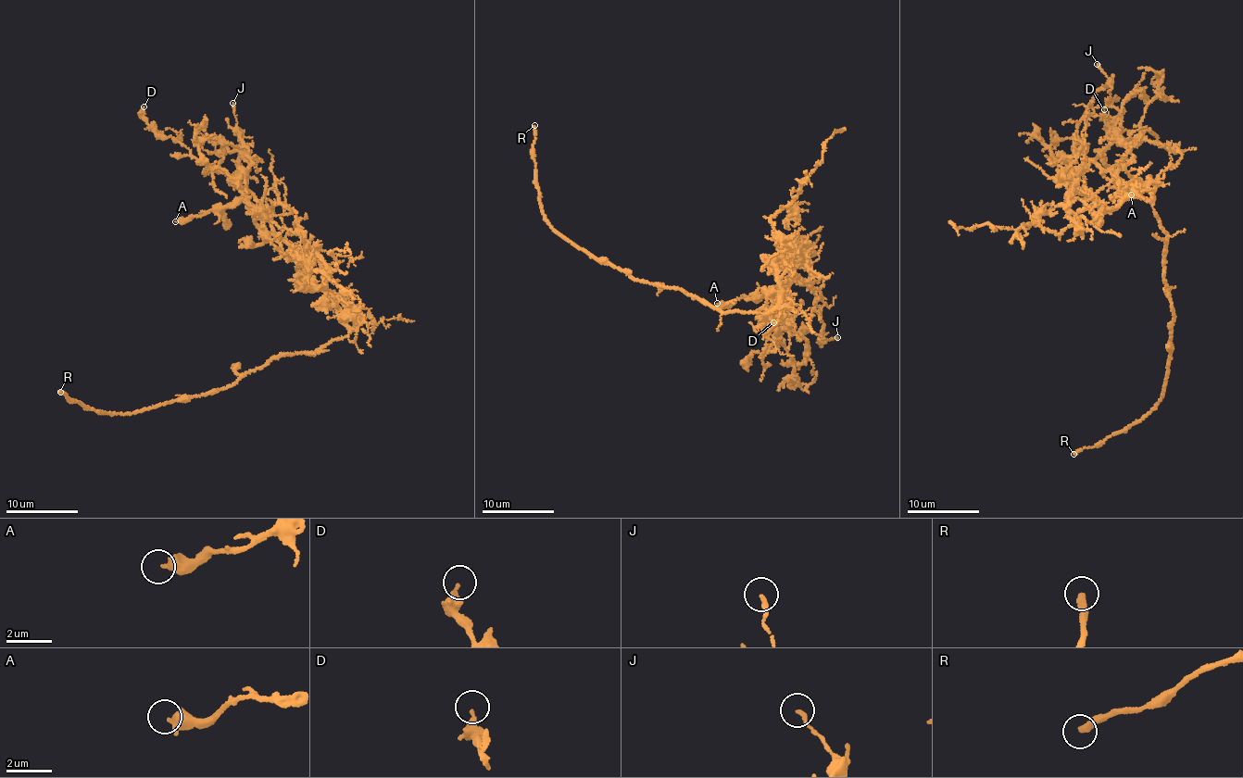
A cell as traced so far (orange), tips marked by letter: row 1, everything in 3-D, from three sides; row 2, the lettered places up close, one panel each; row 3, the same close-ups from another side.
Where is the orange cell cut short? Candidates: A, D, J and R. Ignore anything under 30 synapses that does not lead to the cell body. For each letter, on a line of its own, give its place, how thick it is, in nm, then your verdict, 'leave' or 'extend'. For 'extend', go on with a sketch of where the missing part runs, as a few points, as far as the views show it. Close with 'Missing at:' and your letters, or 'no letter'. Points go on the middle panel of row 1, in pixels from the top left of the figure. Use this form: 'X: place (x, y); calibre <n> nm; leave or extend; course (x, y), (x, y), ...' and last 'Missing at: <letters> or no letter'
A: place (717, 303); calibre 440 nm; leave
D: place (773, 322); calibre 240 nm; leave
J: place (837, 337); calibre 170 nm; leave
R: place (534, 125); calibre 320 nm; extend
Missing at: R

